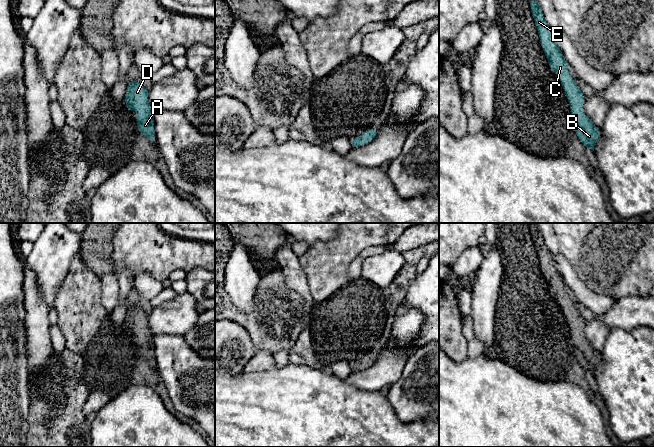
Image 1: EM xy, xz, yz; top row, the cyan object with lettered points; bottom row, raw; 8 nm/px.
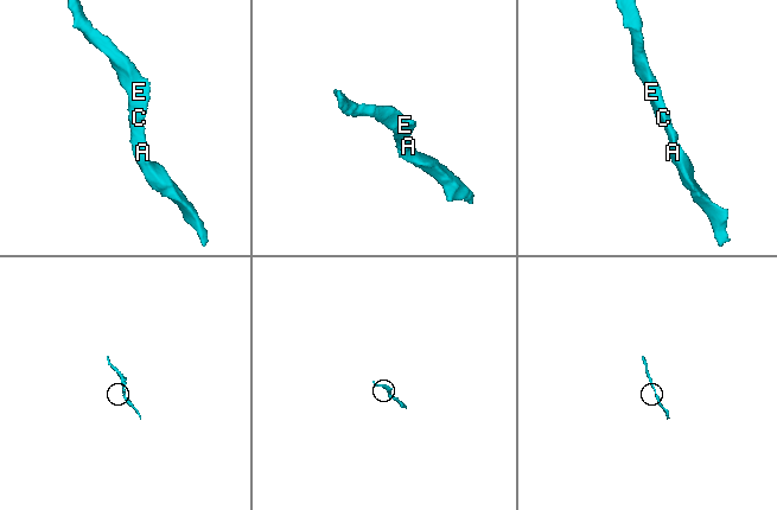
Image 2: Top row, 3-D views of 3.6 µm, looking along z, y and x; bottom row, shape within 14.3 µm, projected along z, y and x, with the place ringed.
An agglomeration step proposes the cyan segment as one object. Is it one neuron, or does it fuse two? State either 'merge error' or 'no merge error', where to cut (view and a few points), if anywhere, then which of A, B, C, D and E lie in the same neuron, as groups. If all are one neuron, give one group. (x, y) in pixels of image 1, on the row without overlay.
no merge error; no cut; A B C D E

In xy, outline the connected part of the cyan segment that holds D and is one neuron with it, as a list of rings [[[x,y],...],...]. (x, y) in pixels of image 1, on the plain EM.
[[[134,303],[132,306],[128,306],[125,316],[125,328],[129,336],[132,336],[133,334],[138,335],[138,339],[135,341],[135,345],[138,347],[137,355],[145,359],[152,367],[155,367],[156,358],[154,354],[154,345],[151,341],[153,334],[148,325],[148,316],[149,314],[136,303]]]

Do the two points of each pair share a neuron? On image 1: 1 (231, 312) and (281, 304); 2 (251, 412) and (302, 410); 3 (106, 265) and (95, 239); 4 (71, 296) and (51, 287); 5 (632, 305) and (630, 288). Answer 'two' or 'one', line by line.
1: one
2: one
3: one
4: two
5: two

